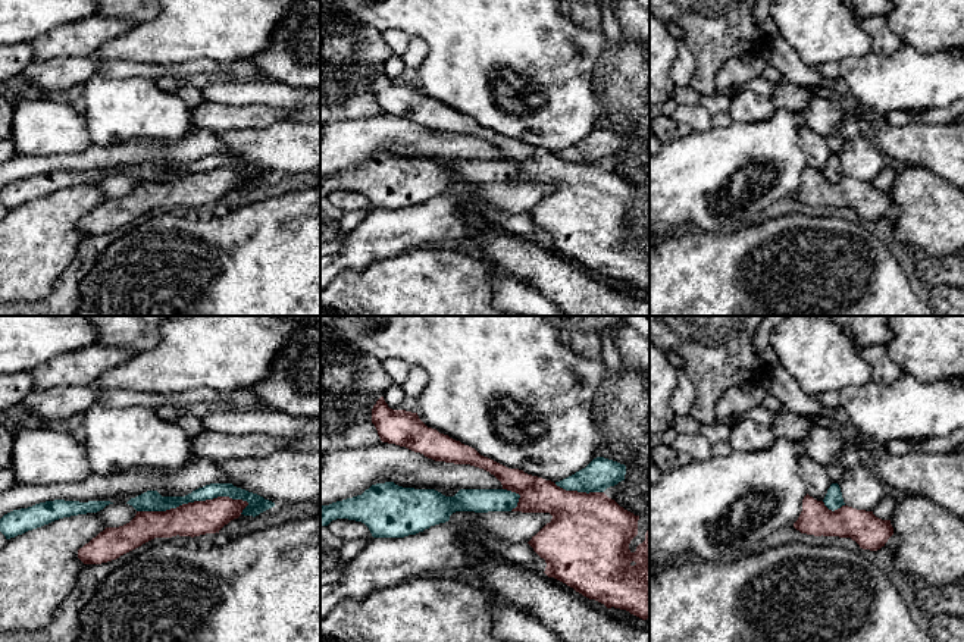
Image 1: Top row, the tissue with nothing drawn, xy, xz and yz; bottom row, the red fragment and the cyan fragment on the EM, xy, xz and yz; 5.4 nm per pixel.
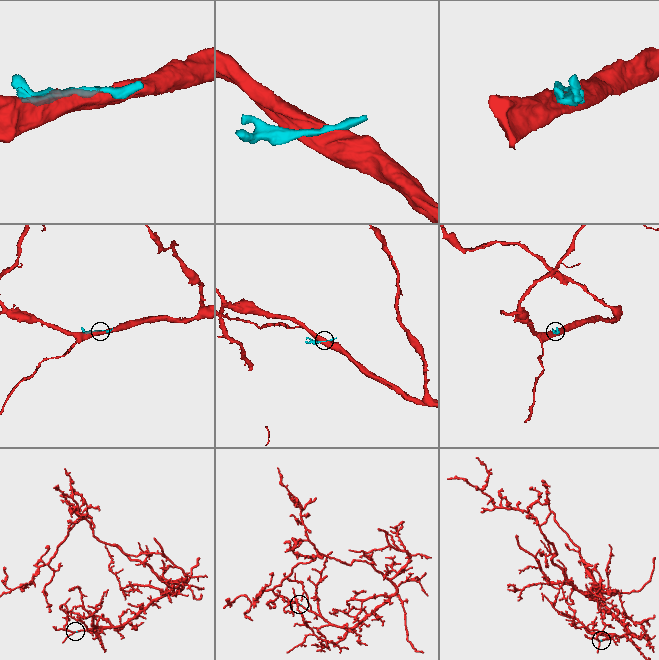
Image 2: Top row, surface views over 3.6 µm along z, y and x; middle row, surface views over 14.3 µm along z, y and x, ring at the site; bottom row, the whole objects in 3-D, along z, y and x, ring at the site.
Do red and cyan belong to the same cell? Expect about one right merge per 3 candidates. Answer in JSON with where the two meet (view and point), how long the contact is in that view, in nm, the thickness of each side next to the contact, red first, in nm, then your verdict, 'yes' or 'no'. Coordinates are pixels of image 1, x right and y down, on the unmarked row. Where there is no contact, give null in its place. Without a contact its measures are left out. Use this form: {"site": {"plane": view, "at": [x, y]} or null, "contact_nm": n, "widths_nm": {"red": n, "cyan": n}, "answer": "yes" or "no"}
{"site": {"plane": "xy", "at": [194, 172]}, "contact_nm": 600, "widths_nm": {"red": 190, "cyan": 110}, "answer": "no"}

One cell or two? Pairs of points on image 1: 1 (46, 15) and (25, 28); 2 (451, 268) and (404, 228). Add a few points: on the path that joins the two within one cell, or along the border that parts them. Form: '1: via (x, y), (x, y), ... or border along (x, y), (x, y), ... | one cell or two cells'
1: via (41, 15), (30, 24) | one cell
2: border along (423, 246), (409, 249), (391, 257) | two cells

